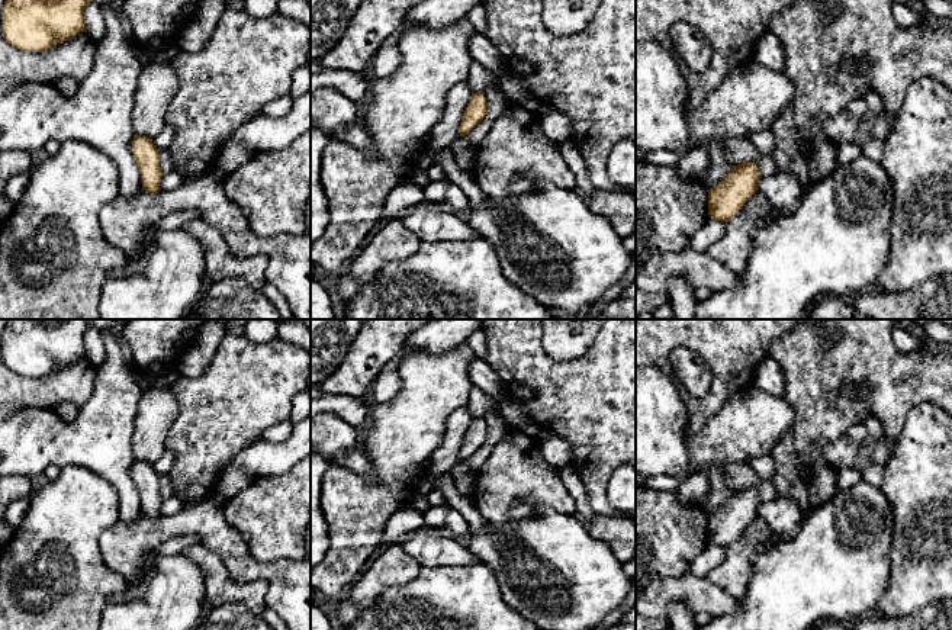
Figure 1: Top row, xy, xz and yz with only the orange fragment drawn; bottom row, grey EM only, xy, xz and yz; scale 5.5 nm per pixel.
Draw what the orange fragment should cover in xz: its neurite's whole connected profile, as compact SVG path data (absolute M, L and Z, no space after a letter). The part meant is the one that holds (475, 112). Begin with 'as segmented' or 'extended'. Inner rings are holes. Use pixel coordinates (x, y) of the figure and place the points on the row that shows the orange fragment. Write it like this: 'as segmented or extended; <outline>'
as segmented; M485 91L472 93L467 107L463 113L459 134L460 136L467 135L477 123L483 120L486 115L486 97Z

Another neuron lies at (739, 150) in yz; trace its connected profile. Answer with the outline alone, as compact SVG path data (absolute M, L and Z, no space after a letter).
M729 136L724 141L724 147L731 165L755 163L765 177L772 177L779 173L776 163L762 155L749 138Z

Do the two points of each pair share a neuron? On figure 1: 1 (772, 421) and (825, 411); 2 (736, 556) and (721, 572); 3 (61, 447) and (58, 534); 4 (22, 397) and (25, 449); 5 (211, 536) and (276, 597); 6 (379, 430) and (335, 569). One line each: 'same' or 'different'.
1: different
2: same
3: different
4: different
5: same
6: same

